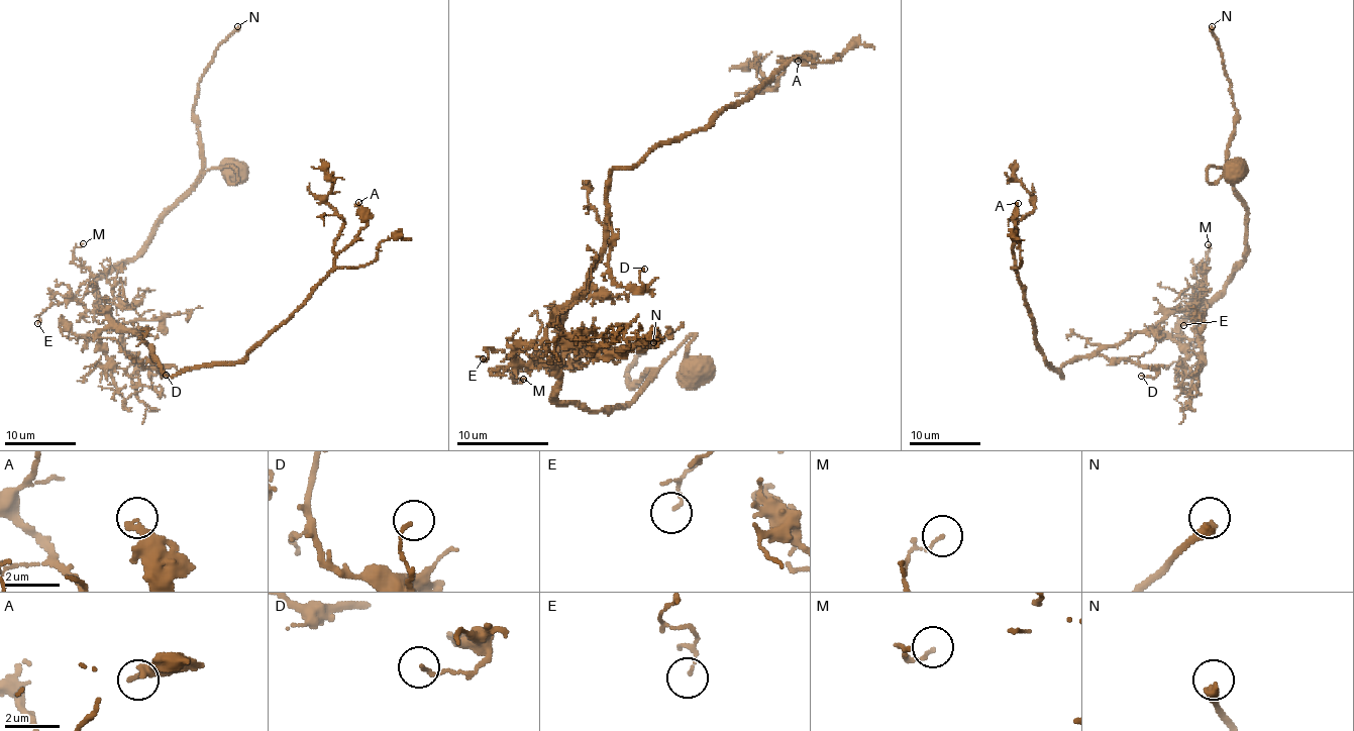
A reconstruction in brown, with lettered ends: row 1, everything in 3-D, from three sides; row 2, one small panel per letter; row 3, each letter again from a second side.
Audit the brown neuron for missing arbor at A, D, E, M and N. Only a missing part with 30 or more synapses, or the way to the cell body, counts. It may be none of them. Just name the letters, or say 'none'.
E, N

